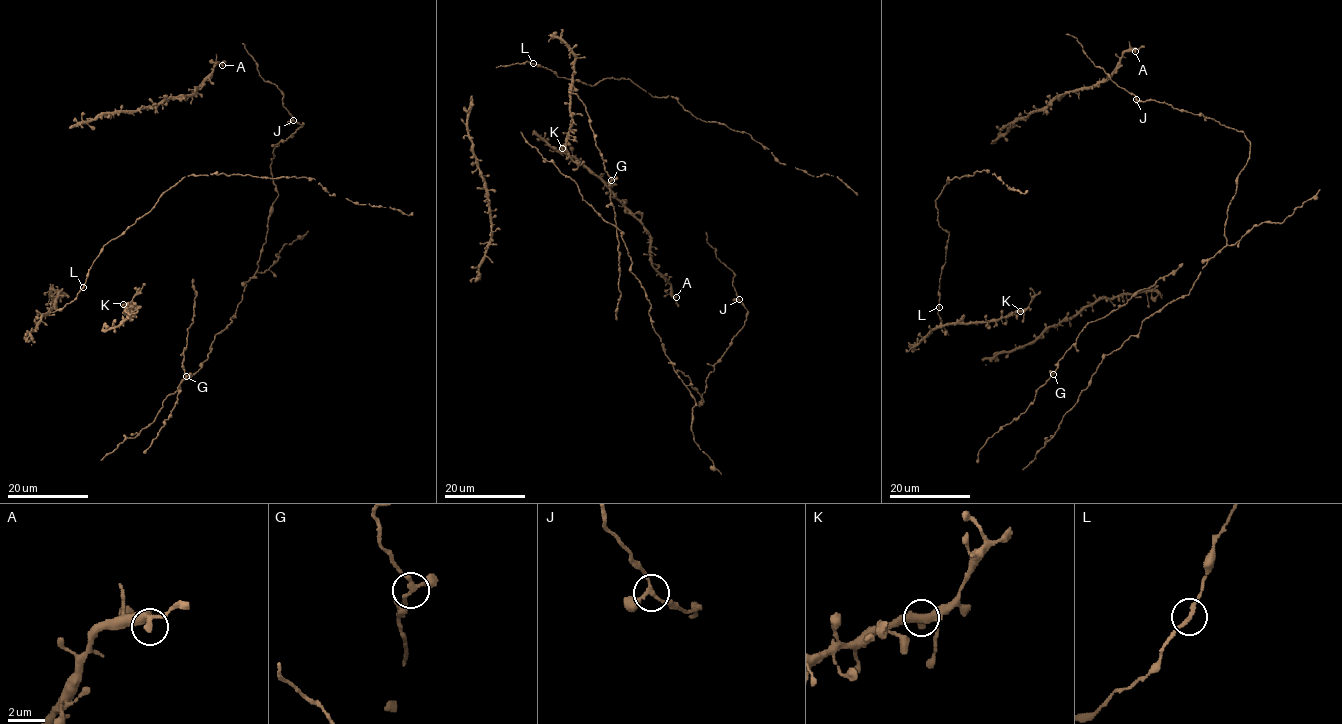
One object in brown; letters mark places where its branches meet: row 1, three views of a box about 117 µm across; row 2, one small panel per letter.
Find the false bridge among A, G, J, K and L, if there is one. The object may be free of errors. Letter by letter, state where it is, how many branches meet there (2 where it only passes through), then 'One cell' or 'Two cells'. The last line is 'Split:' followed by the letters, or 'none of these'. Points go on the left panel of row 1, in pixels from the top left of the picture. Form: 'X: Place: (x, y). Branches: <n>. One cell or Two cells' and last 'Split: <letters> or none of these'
A: Place: (222, 65). Branches: 2. One cell
G: Place: (186, 376). Branches: 3. One cell
J: Place: (293, 120). Branches: 3. One cell
K: Place: (123, 304). Branches: 2. One cell
L: Place: (83, 287). Branches: 2. One cell
Split: none of these

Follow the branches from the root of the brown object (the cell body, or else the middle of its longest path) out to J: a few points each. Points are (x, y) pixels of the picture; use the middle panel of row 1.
J: (621, 235), (651, 325), (673, 368), (688, 376), (702, 398), (700, 406), (708, 374), (746, 319), (739, 300)

